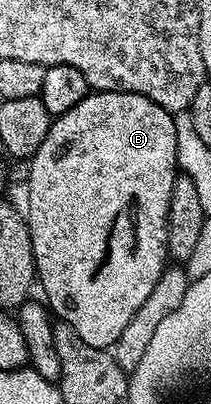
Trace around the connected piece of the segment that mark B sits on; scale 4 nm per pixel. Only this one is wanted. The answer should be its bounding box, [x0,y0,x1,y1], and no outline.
[25,90,179,350]

